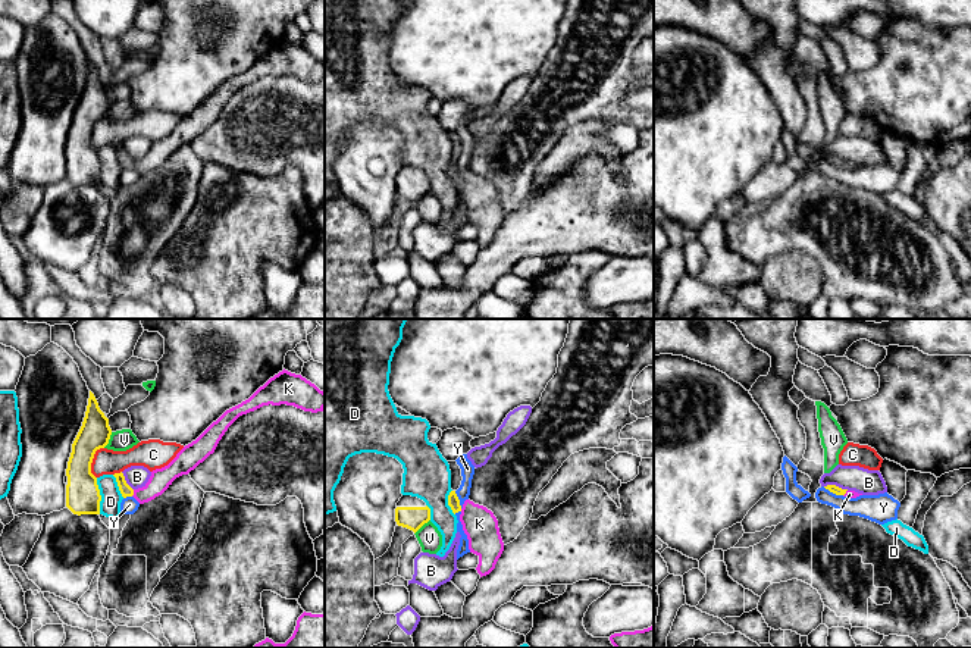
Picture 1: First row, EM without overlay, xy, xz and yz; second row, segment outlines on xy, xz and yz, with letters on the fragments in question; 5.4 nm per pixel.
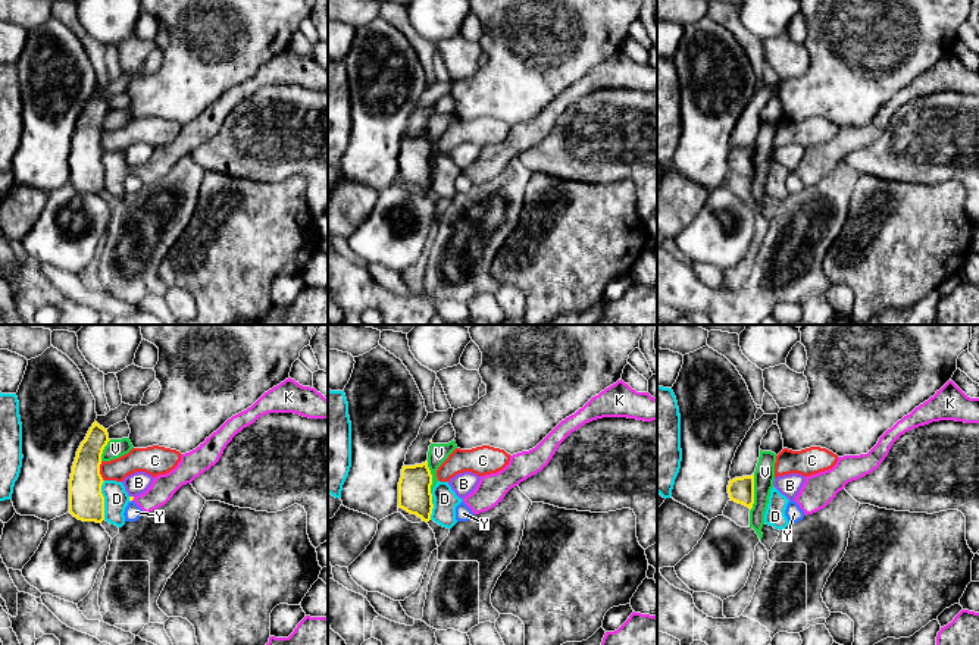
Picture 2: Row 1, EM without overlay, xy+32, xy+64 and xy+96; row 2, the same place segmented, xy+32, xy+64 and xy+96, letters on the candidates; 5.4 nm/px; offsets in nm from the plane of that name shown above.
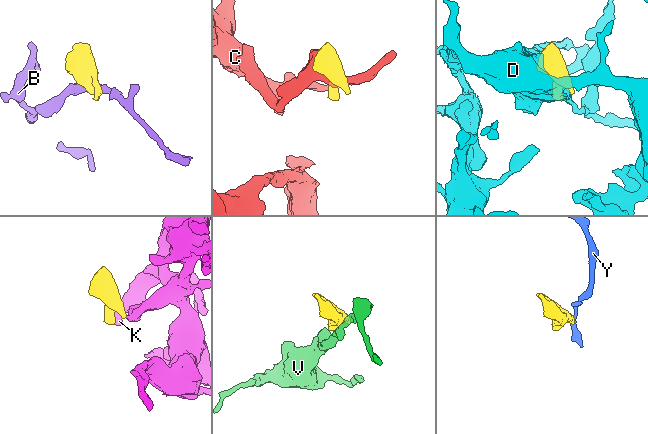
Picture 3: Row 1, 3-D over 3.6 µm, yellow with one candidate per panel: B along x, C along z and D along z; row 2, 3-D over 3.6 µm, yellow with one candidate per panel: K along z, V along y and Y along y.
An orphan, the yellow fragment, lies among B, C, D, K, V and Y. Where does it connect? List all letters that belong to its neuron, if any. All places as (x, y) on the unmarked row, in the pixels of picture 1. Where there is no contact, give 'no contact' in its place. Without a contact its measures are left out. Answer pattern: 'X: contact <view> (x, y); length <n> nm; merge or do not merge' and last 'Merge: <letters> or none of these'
B: contact yz (835, 156); length 140 nm; do not merge
C: contact xy (91, 132); length 180 nm; do not merge
D: contact xy (100, 166); length 200 nm; do not merge
K: contact xy (132, 163); length 40 nm; merge
V: contact xy (109, 109); length 100 nm; do not merge
Y: contact yz (833, 163); length 120 nm; do not merge
Merge: K

